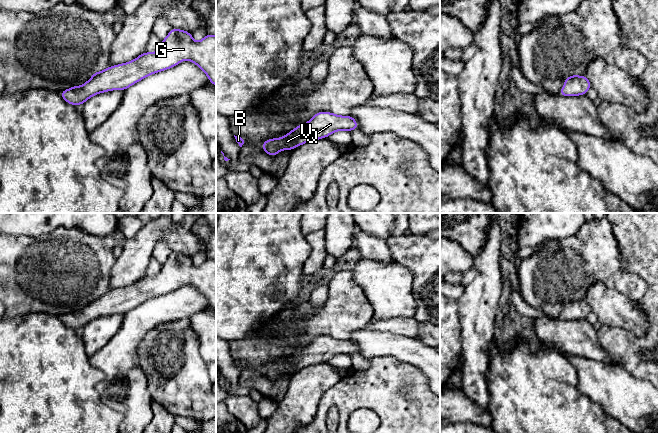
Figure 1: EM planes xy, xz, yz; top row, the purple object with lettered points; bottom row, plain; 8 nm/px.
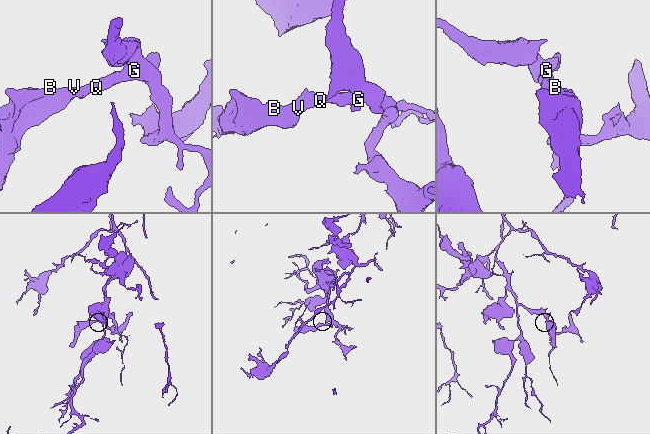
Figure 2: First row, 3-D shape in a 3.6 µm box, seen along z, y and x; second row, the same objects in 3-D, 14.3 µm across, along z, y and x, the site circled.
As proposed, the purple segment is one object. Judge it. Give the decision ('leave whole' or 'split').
leave whole

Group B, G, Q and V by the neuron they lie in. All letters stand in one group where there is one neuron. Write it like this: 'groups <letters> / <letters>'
groups B G Q V

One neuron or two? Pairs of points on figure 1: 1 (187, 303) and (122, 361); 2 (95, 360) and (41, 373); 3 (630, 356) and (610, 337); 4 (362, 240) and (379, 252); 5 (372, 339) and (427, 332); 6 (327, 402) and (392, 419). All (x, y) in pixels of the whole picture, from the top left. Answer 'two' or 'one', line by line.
1: one
2: two
3: one
4: one
5: two
6: one

